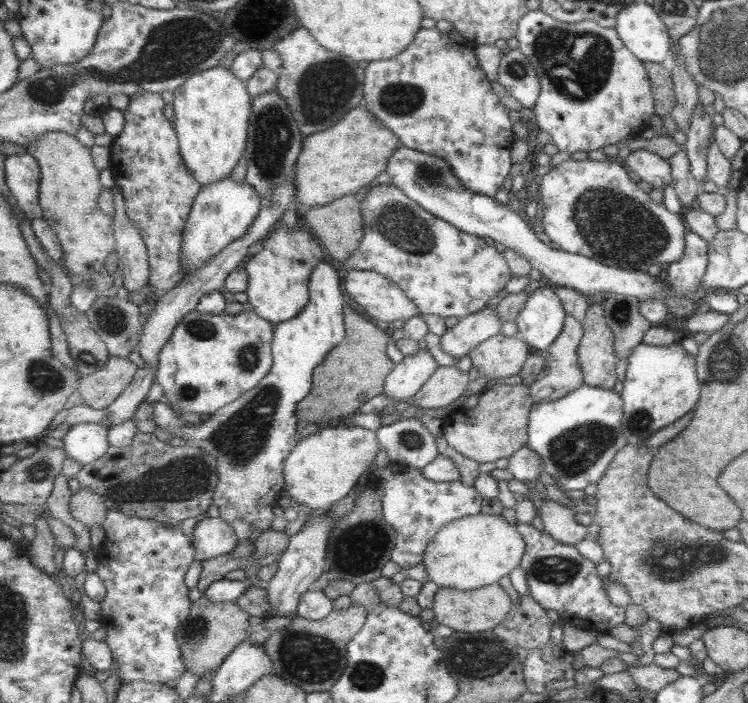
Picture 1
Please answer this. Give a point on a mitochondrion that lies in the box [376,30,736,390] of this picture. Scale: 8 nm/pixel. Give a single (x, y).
(619, 228)

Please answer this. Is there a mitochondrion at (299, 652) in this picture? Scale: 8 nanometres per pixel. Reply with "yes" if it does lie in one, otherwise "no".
yes

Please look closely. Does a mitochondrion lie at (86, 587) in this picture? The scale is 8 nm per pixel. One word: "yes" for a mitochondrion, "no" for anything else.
no

